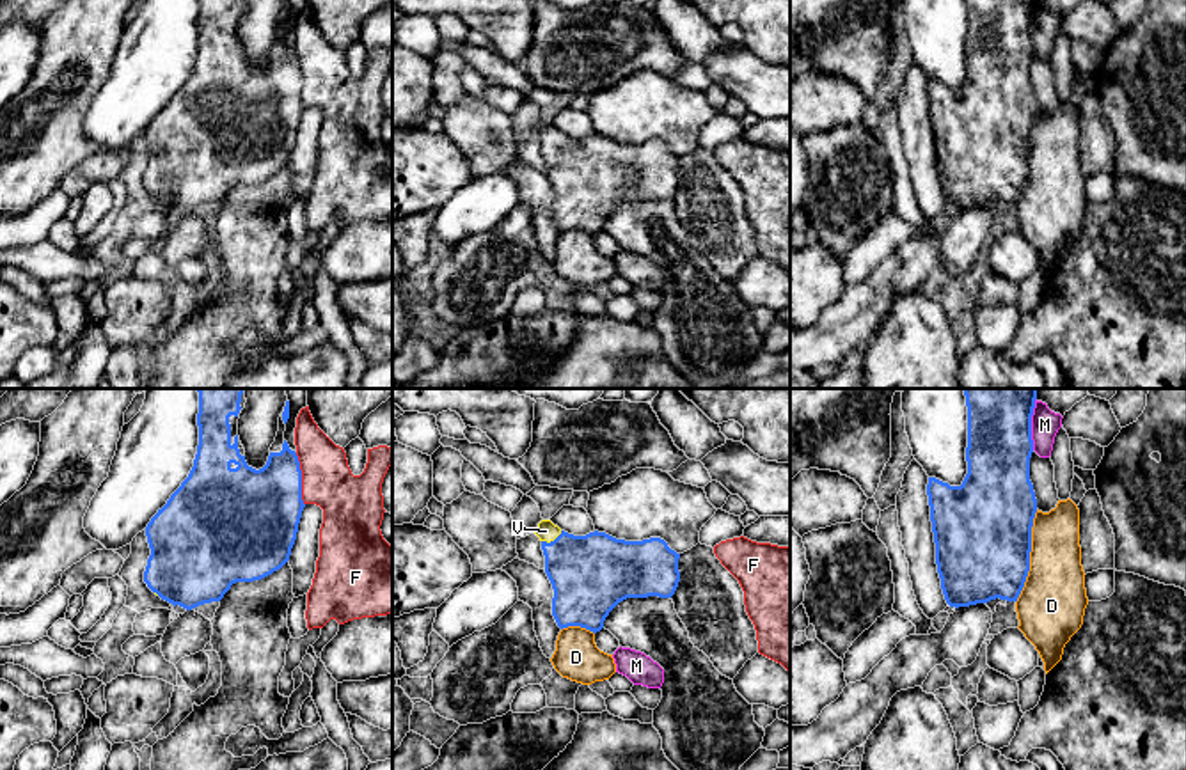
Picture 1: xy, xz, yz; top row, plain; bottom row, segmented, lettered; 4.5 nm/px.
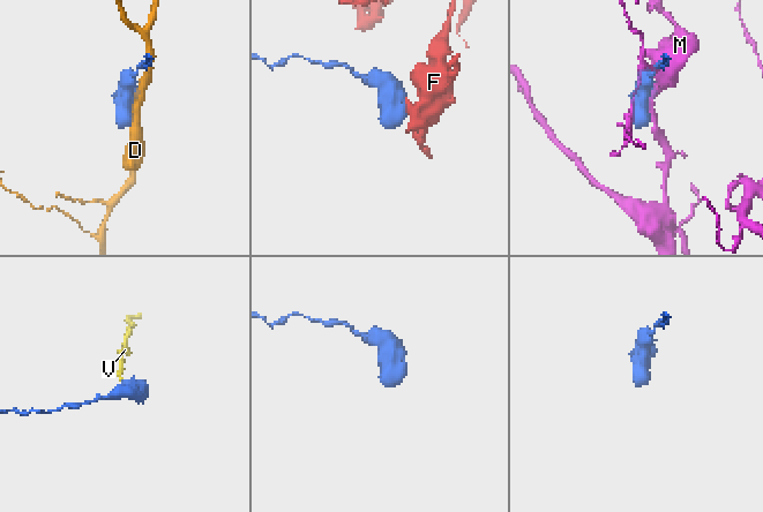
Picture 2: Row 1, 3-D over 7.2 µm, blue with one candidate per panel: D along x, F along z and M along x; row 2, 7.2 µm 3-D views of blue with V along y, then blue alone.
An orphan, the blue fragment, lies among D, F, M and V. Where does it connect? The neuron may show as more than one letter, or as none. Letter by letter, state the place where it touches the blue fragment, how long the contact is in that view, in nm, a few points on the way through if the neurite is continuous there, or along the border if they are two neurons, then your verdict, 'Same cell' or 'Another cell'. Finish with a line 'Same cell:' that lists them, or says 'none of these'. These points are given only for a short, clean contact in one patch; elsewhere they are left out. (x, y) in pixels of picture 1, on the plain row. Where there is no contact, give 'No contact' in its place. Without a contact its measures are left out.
D: Touches blue at yz (1028, 158). Shared border 440 nm. Another cell
F: Touches blue at xy (300, 82). Shared border 240 nm. Another cell
M: Touches blue at yz (1030, 27). Shared border 240 nm. Another cell
V: Touches blue at xz (551, 144). Shared border 110 nm. Path across: xz (590, 178), (551, 144), (545, 133). Same cell
Same cell: V

